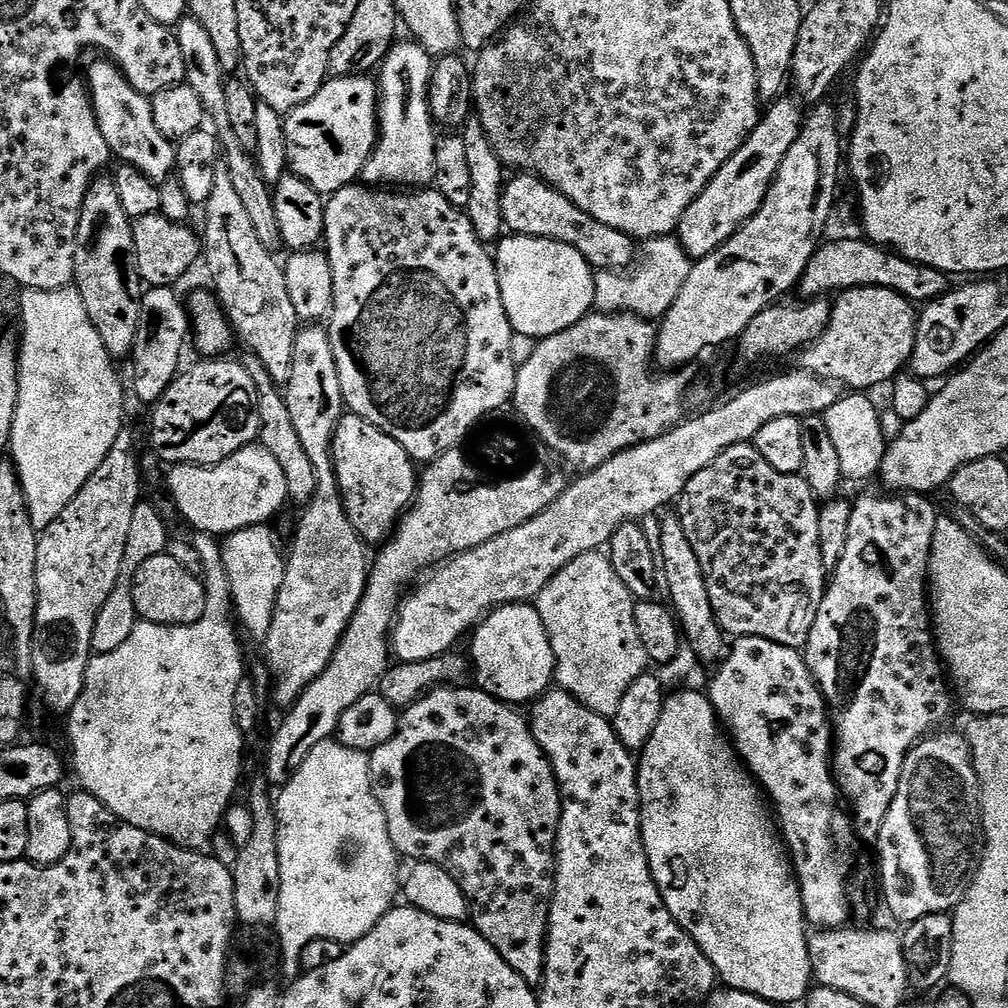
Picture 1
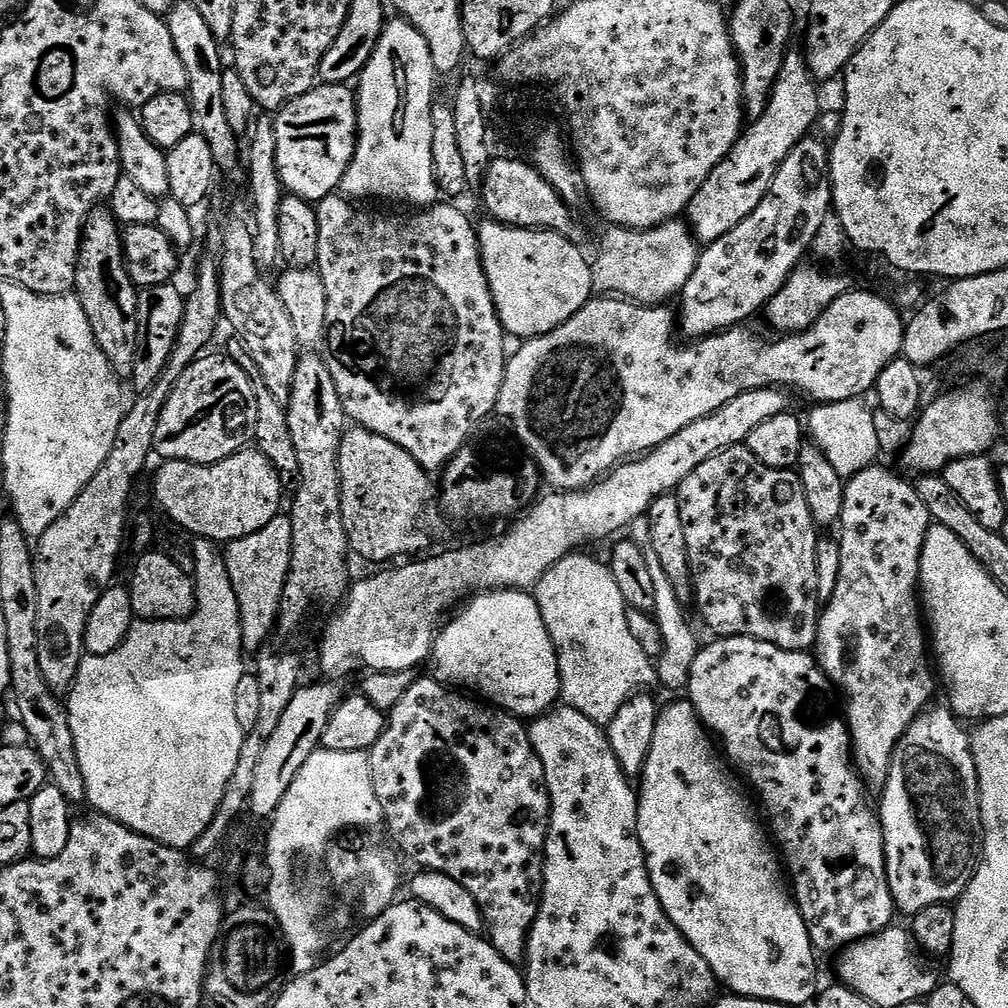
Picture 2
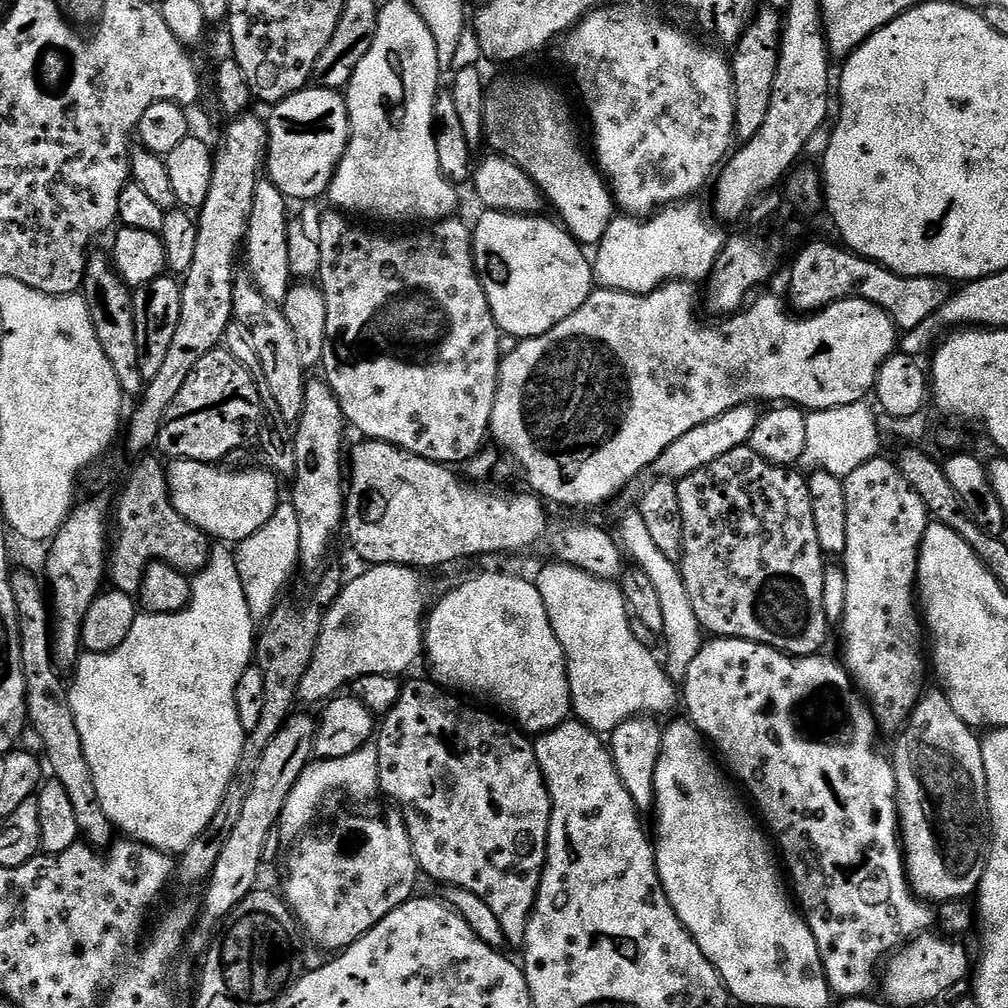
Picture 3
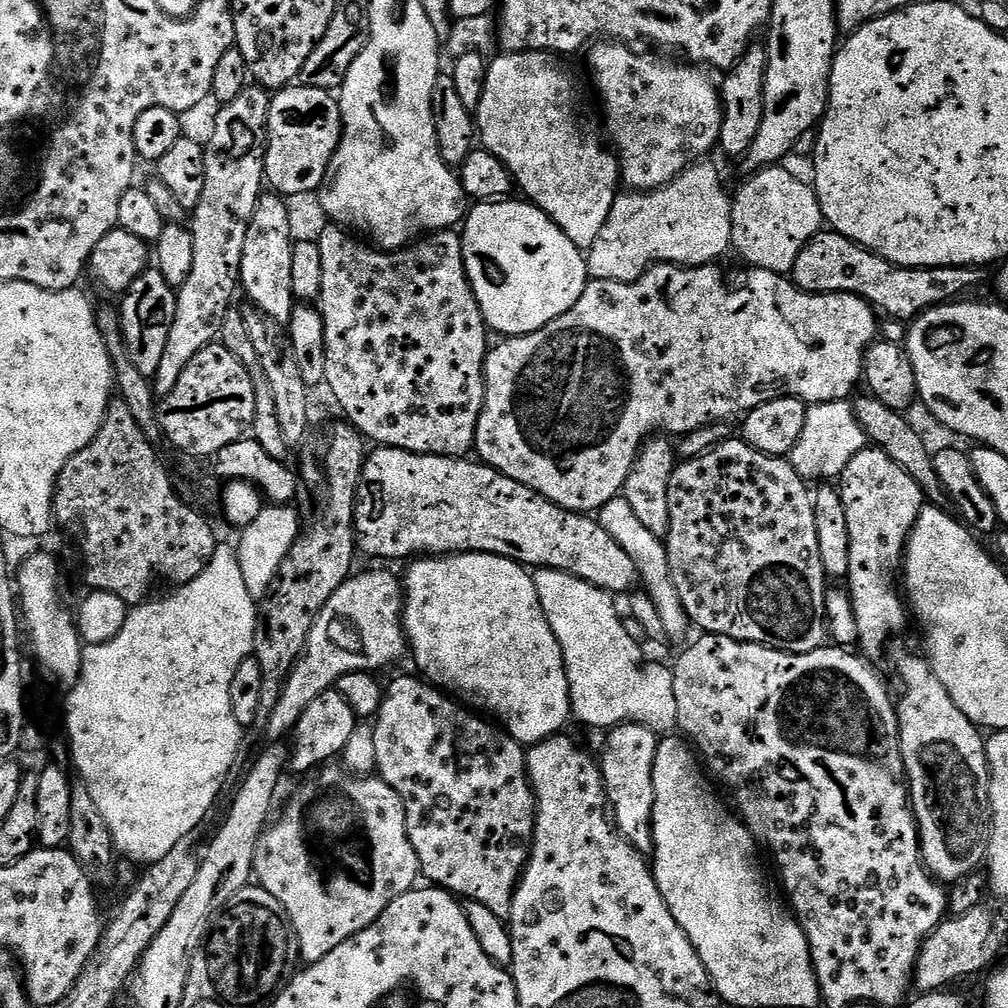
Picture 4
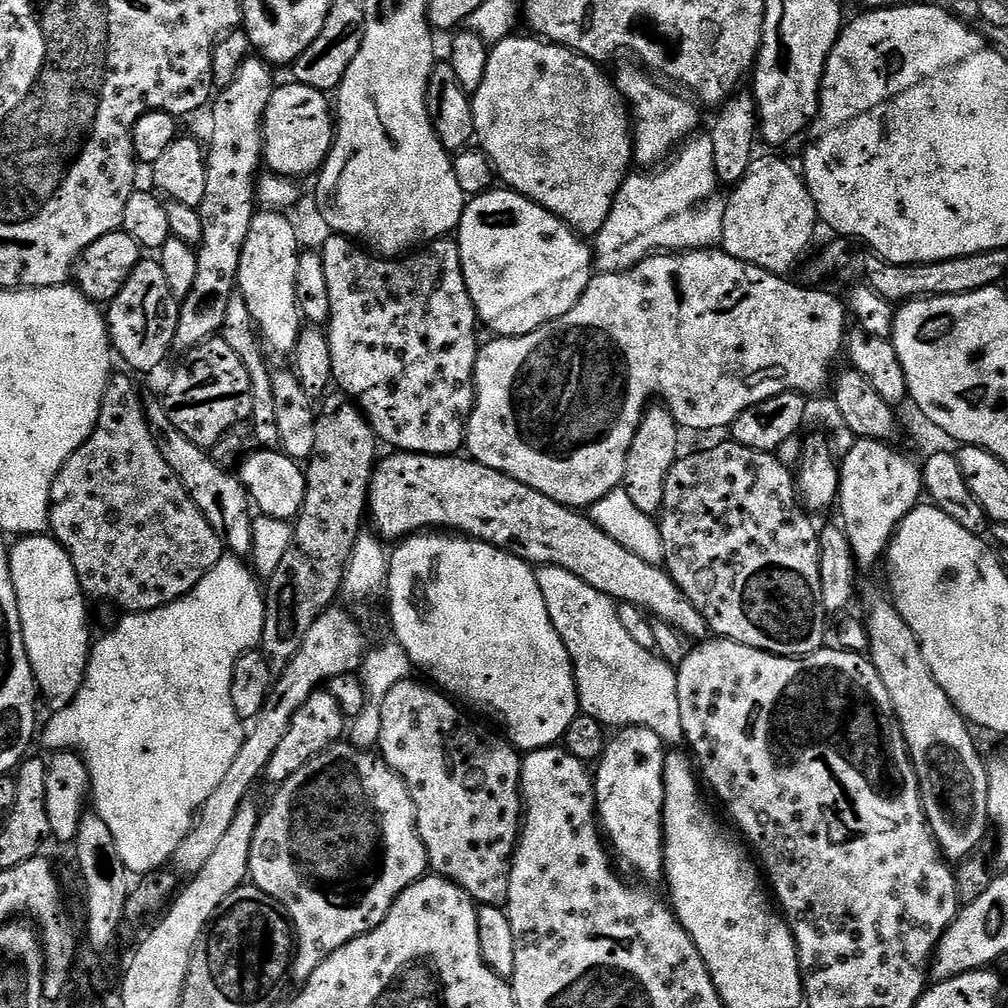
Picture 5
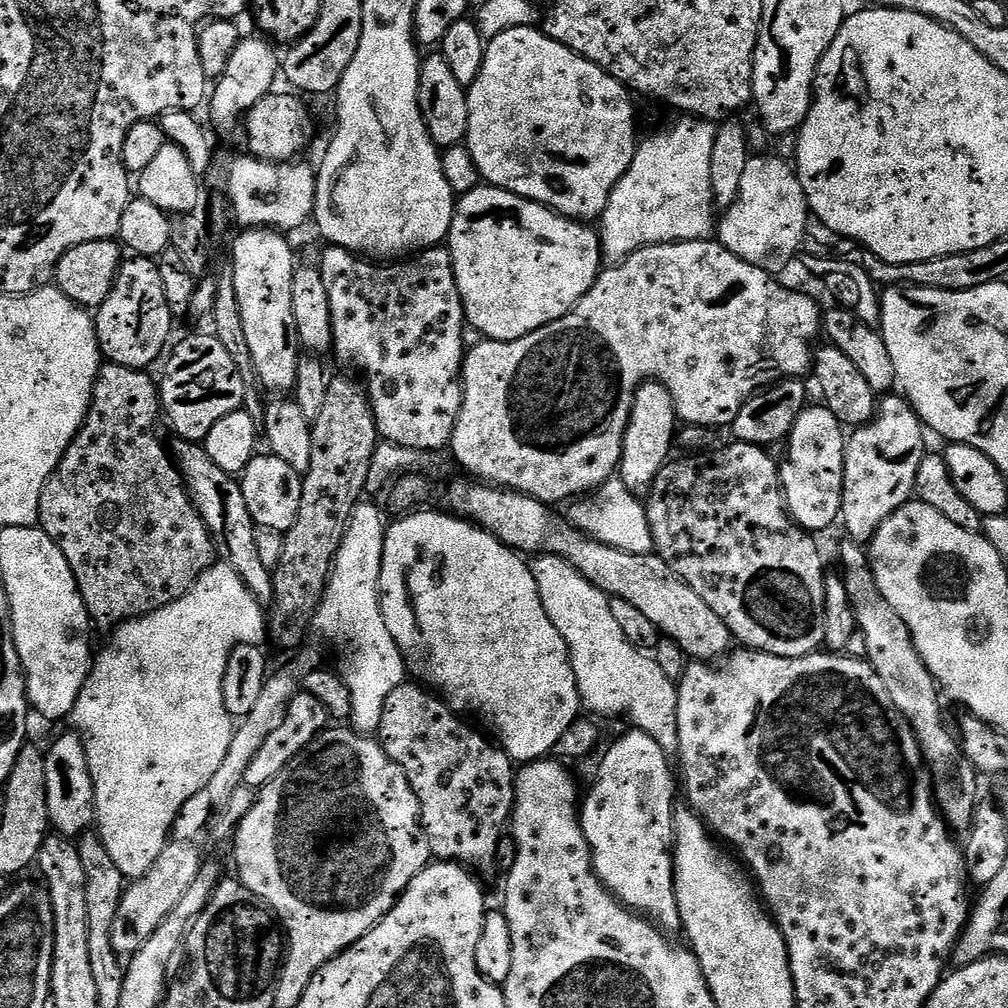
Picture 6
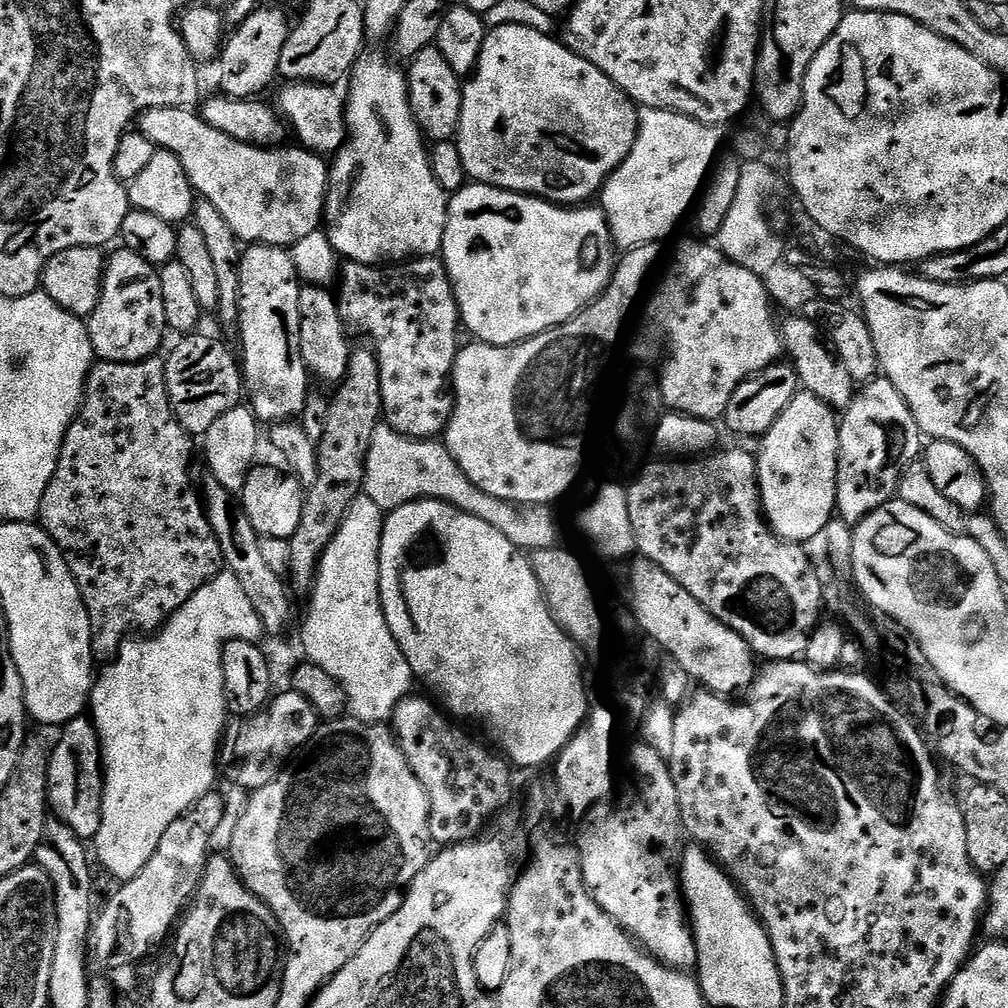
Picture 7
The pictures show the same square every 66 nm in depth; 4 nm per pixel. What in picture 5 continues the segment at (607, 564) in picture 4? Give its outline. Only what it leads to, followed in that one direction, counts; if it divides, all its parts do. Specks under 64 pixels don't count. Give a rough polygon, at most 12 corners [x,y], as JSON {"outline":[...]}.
{"outline":[[396,450],[366,509],[385,541],[451,530],[570,570],[685,638],[663,567],[591,515],[460,454]]}

